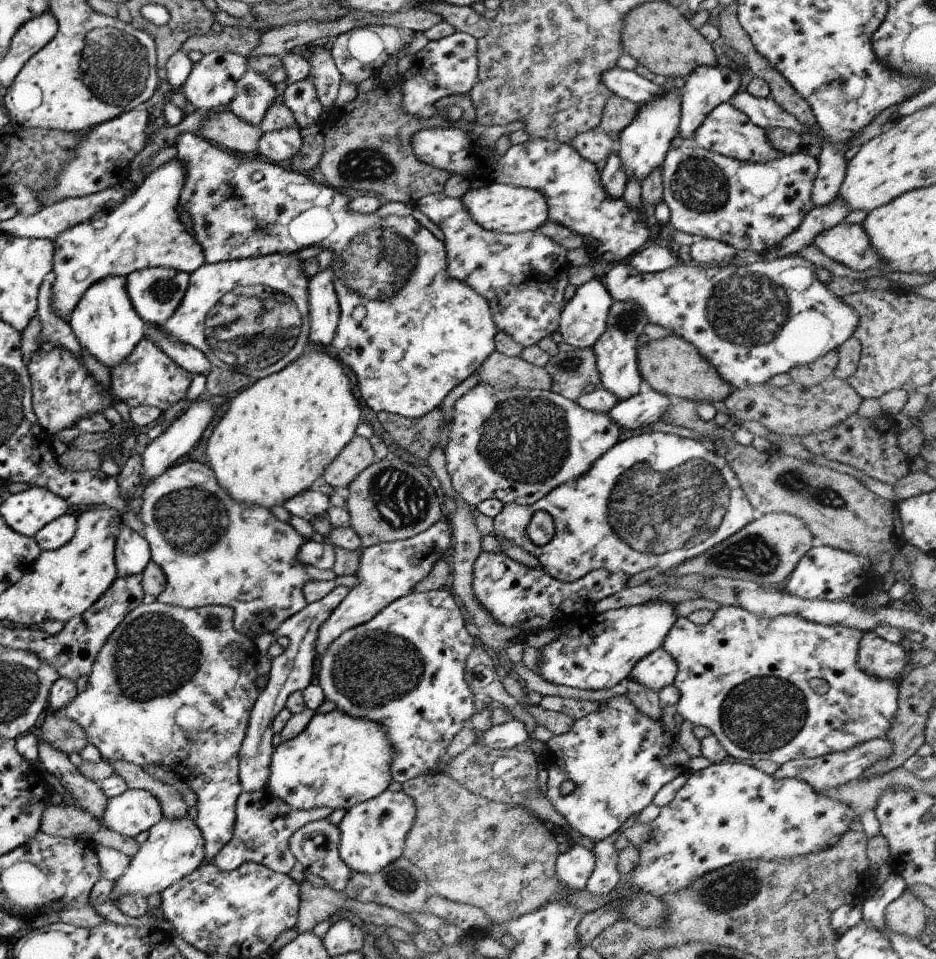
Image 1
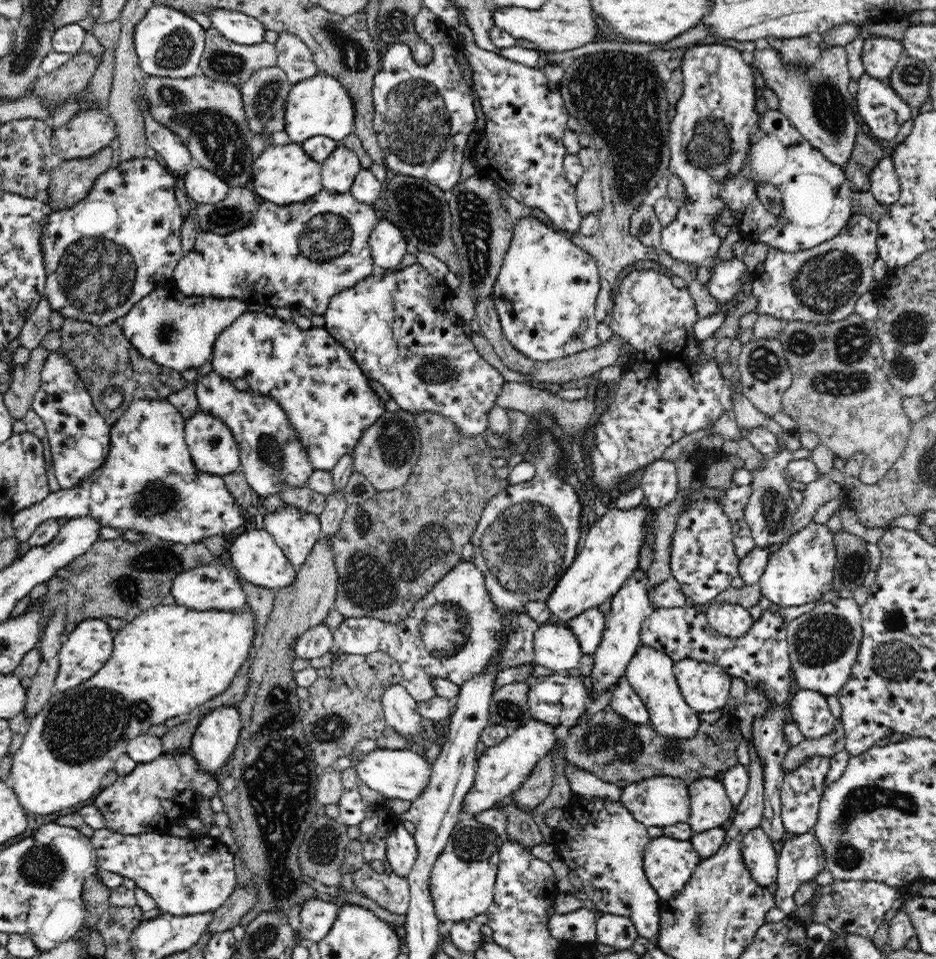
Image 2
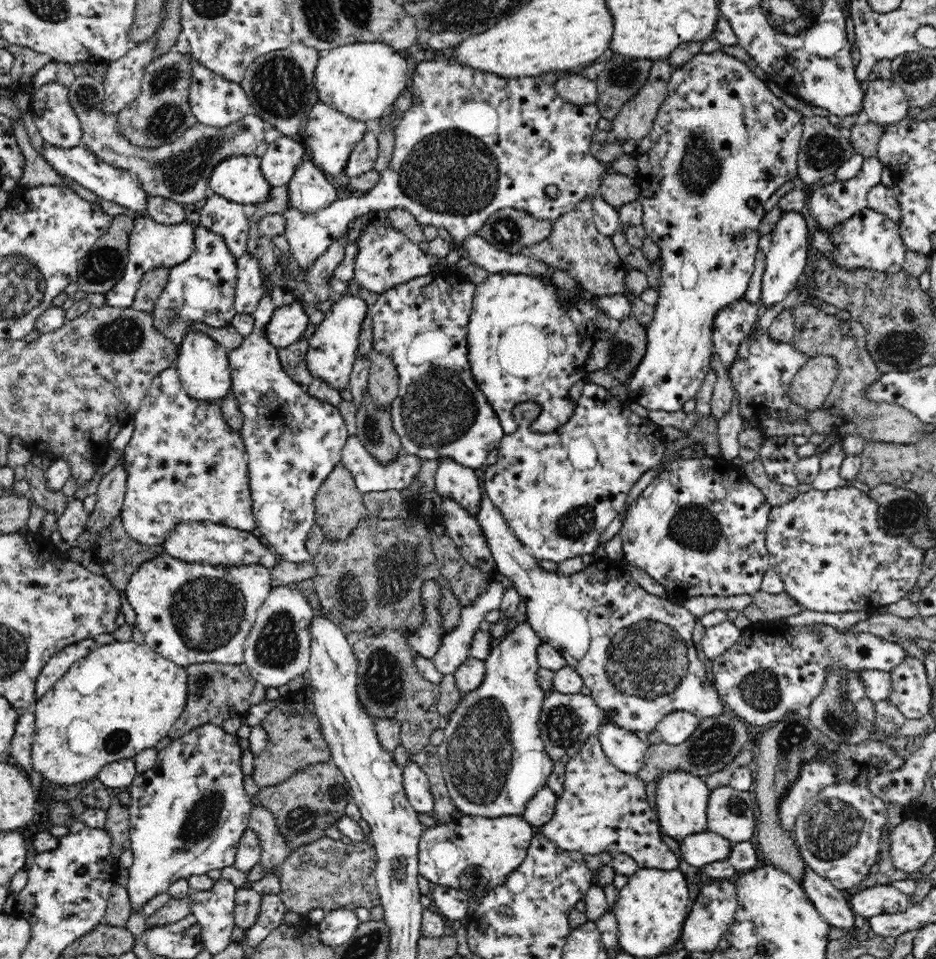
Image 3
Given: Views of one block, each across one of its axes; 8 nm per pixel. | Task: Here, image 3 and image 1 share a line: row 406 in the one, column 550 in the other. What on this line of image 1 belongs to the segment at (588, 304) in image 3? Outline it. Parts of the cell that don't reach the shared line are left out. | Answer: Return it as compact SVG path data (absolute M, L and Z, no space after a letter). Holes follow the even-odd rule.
M648 431L643 432L643 434L635 434L635 436L631 436L625 440L617 441L605 454L602 454L596 461L593 461L590 469L586 471L585 474L582 474L572 481L560 484L556 489L548 492L544 497L539 498L539 500L536 500L533 504L518 505L515 503L505 503L503 508L492 518L492 534L511 540L511 542L523 548L527 554L531 554L533 558L537 559L542 570L549 576L564 583L570 583L585 576L588 572L600 569L601 567L610 571L621 570L622 573L625 573L632 579L640 578L648 573L663 572L715 546L718 542L725 540L725 538L731 536L734 532L737 532L739 528L743 528L747 522L751 522L751 520L755 518L756 513L749 504L745 493L741 490L734 470L713 448L704 442L693 441L672 433ZM537 510L544 510L544 512L549 513L554 522L553 537L546 544L541 546L531 543L525 534L525 528L527 528L527 524L529 524L529 519Z

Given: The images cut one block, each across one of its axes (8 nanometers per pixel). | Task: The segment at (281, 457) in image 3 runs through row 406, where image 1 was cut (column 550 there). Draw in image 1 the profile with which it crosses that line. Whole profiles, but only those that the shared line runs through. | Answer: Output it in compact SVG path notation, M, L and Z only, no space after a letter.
M433 193L430 195L425 195L420 198L416 203L414 208L417 208L419 212L422 212L441 230L443 234L442 243L444 246L445 255L445 272L448 277L451 277L455 281L462 282L465 286L468 286L471 290L474 290L479 296L482 296L487 304L490 306L490 311L492 314L492 319L497 331L504 332L513 339L513 342L519 344L519 346L528 347L529 345L537 345L542 338L547 338L553 332L556 332L559 322L559 317L564 307L563 302L563 292L565 292L565 286L568 284L568 272L572 264L567 260L567 250L563 250L556 242L553 242L550 238L543 236L540 232L527 231L522 233L498 233L495 231L488 231L482 229L476 222L473 222L469 218L469 214L466 213L465 207L461 204L459 199L454 199L445 196L441 193Z

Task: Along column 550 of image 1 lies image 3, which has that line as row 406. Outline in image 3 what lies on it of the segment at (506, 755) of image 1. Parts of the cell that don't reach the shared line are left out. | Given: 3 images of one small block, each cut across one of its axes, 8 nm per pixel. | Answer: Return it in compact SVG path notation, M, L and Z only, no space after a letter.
M820 355L809 357L807 363L797 372L790 384L789 397L807 410L823 408L827 394L832 392L838 380L837 362L834 357Z

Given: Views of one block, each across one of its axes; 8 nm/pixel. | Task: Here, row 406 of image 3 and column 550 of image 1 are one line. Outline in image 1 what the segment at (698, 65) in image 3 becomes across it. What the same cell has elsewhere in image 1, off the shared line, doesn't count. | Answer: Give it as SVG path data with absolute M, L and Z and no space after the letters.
M647 601L640 605L621 607L602 613L594 612L588 616L585 622L571 623L559 638L540 648L542 663L536 674L551 684L561 684L561 686L570 686L571 688L583 690L611 688L611 686L627 680L630 670L637 664L637 661L661 646L664 636L677 619L678 614L674 603L662 601Z

